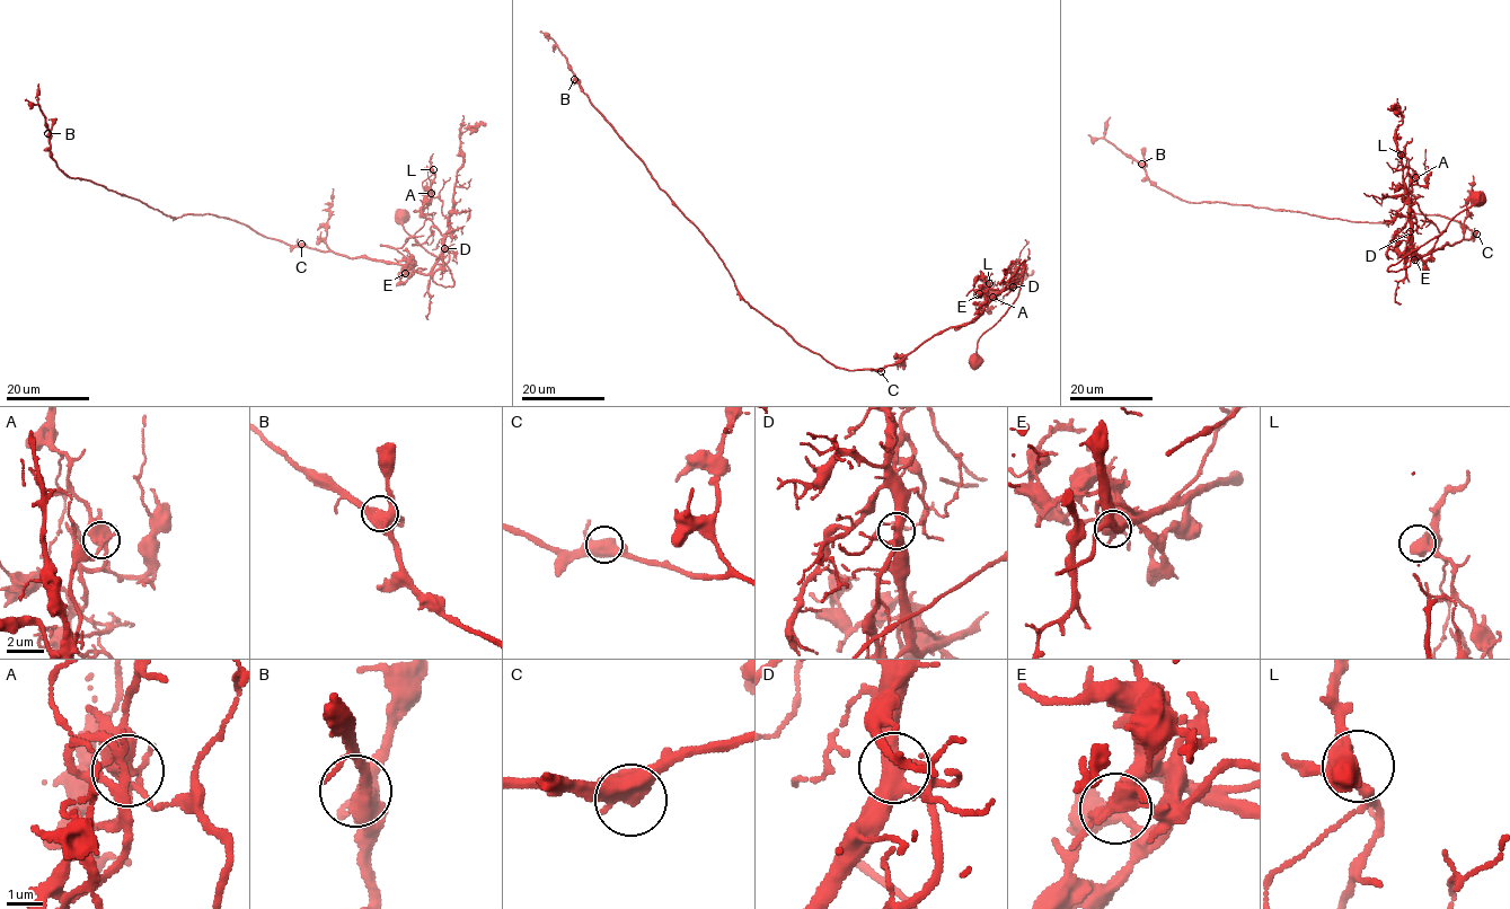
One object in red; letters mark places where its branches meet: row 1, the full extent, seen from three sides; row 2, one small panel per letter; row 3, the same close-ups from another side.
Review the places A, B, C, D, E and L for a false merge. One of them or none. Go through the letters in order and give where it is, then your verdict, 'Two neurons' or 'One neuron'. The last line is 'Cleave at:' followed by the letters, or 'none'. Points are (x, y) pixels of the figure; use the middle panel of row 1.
A: Place: (992, 297). Two neurons
B: Place: (574, 79). One neuron
C: Place: (881, 371). One neuron
D: Place: (1013, 287). One neuron
E: Place: (979, 293). One neuron
L: Place: (989, 283). One neuron
Cleave at: A

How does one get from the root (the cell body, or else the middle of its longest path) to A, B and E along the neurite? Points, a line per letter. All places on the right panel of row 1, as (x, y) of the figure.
A: (1477, 196), (1440, 234), (1407, 253), (1388, 271), (1406, 267), (1413, 257), (1409, 184), (1415, 177)
B: (1477, 196), (1440, 234), (1388, 271), (1474, 236), (1441, 215), (1359, 222), (1189, 202), (1163, 191), (1141, 164)
E: (1477, 196), (1440, 234), (1387, 270), (1398, 271), (1406, 267), (1412, 258), (1422, 256), (1418, 255), (1414, 259)

